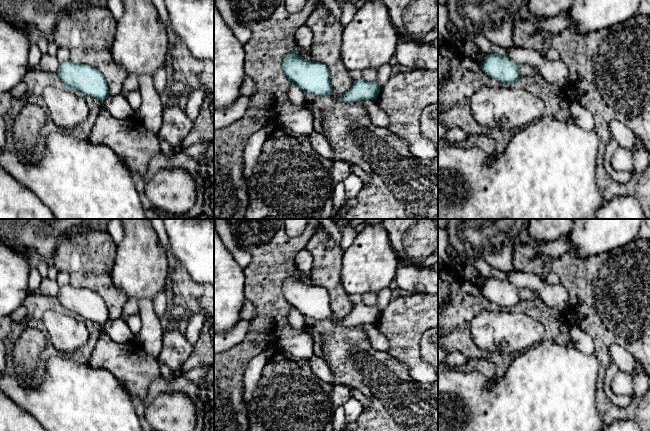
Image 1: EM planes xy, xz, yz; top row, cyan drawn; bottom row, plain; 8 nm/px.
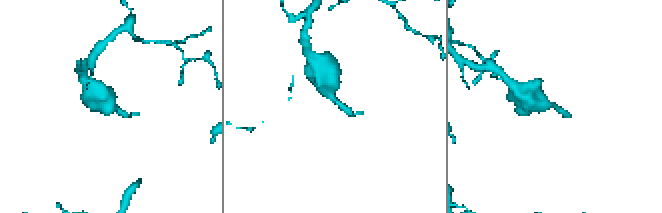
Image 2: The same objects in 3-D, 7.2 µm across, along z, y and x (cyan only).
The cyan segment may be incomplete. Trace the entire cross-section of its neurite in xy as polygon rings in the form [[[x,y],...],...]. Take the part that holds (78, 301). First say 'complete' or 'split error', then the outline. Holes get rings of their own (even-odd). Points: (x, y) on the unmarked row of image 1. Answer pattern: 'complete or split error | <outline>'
complete | [[[67,284],[60,287],[57,299],[66,313],[79,315],[101,326],[109,320],[105,301],[92,290]]]

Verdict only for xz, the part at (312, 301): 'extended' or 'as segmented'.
as segmented

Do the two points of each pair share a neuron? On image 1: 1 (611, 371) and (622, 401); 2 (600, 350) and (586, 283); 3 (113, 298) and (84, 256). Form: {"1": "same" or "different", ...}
{"1": "same", "2": "same", "3": "same"}

